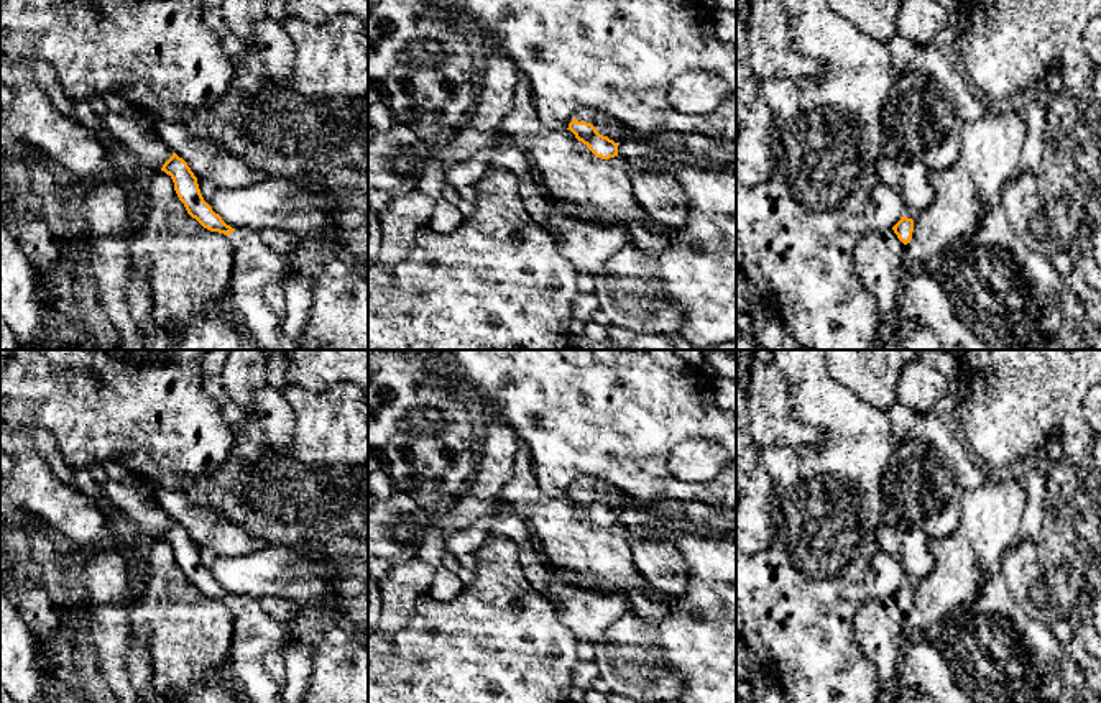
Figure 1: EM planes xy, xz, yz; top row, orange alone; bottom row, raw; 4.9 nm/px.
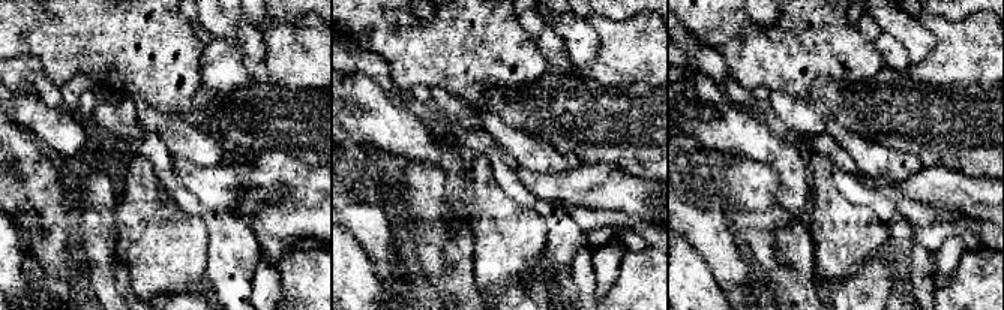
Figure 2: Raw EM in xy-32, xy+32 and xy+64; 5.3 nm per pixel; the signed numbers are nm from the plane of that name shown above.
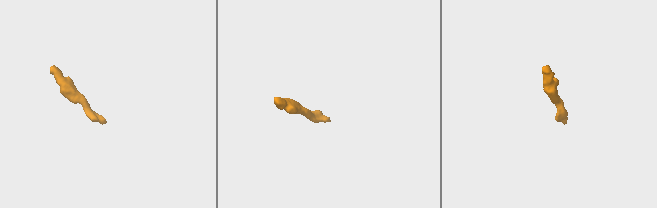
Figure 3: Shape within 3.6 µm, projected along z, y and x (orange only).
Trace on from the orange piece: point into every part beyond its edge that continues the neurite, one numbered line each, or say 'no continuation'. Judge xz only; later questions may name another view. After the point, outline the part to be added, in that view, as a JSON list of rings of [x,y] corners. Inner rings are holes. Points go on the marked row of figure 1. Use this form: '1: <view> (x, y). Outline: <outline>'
1: xz (589, 115). Outline: [[[585,107],[575,113],[575,118],[578,122],[587,122],[587,123],[592,123],[595,126],[597,125],[597,113],[598,113],[598,110]]]

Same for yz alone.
1: yz (878, 258). Outline: [[[892,228],[866,233],[853,251],[855,271],[863,287],[874,297],[881,333],[897,315],[899,292],[907,278],[902,266],[904,243]]]

